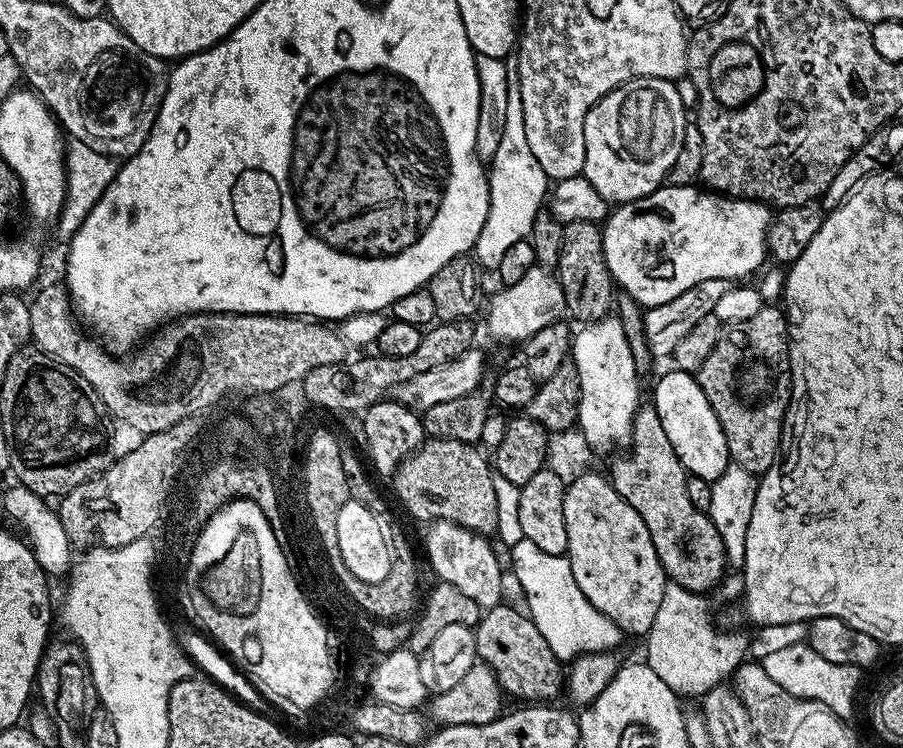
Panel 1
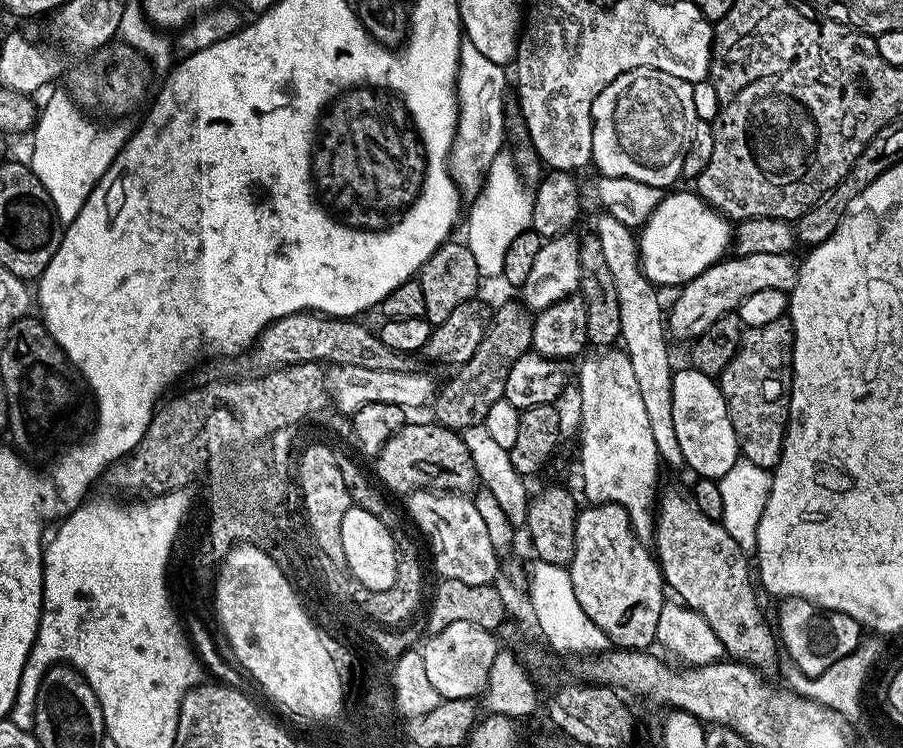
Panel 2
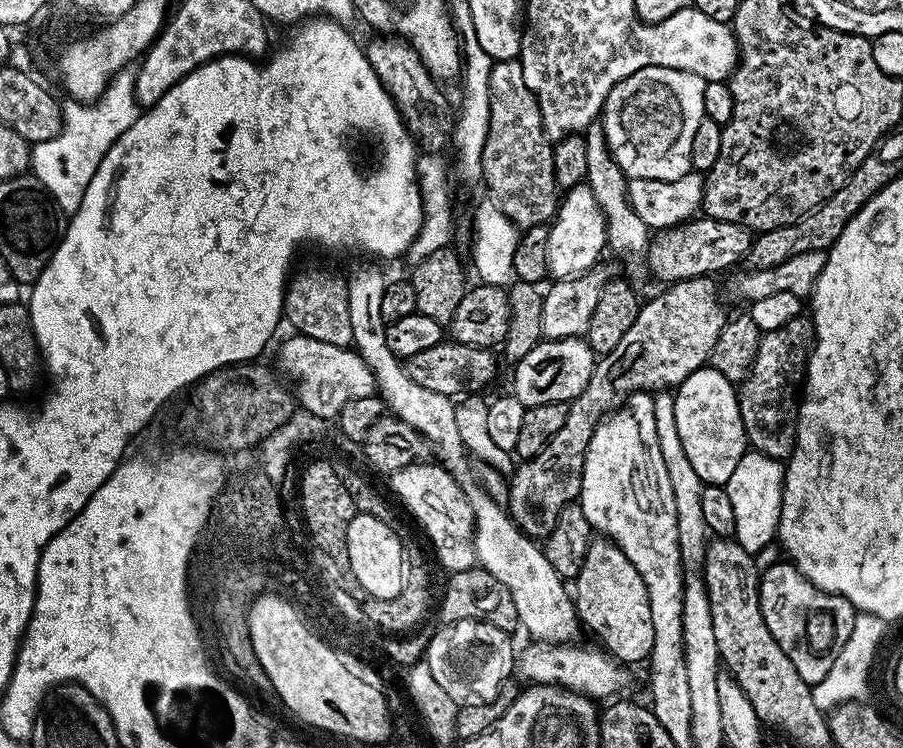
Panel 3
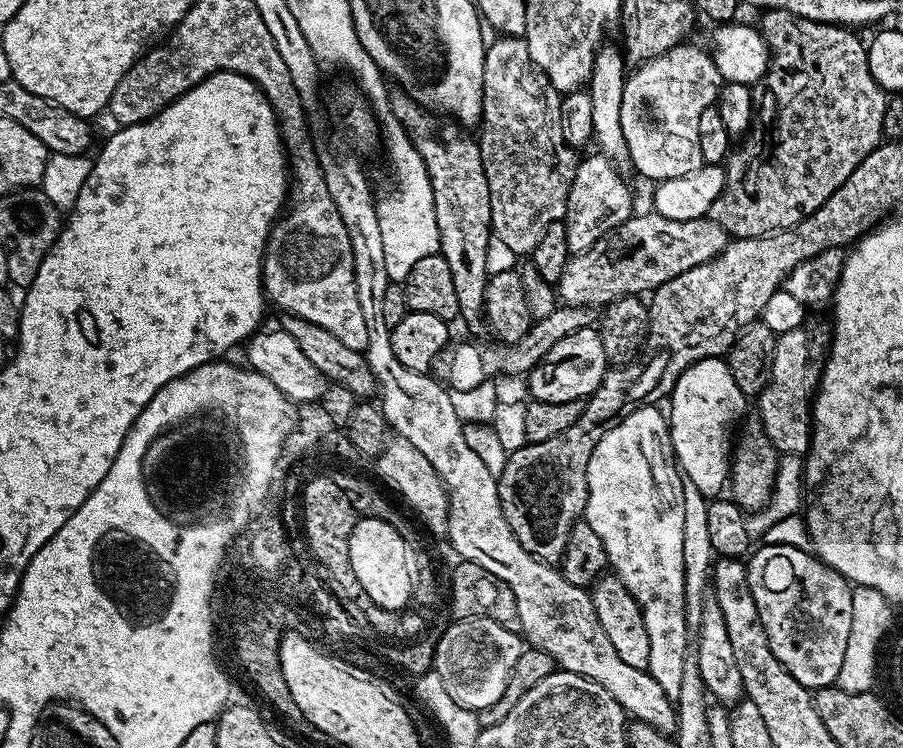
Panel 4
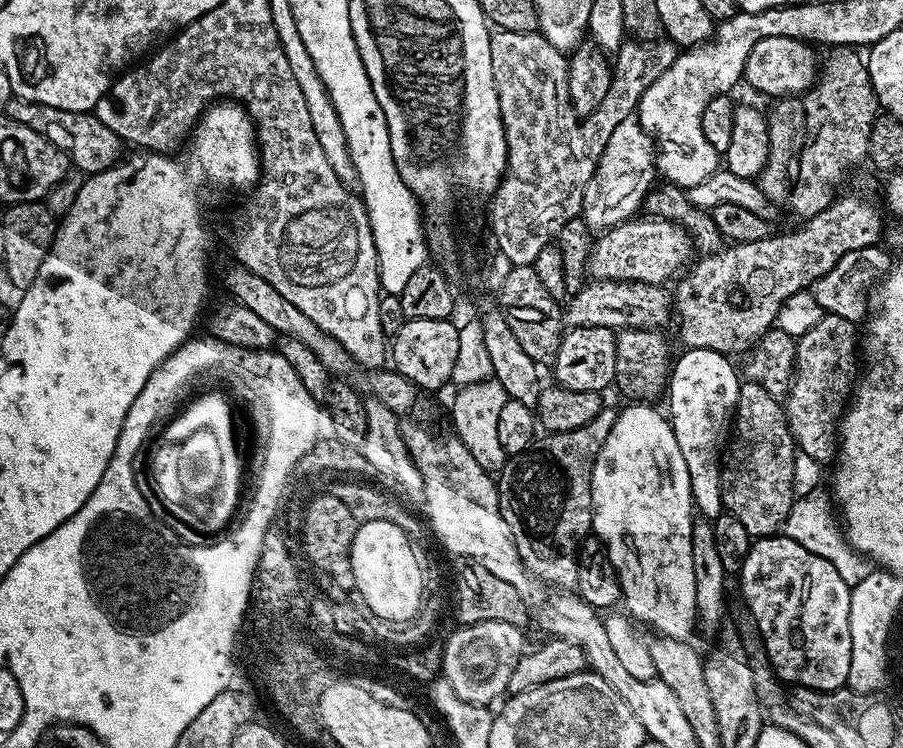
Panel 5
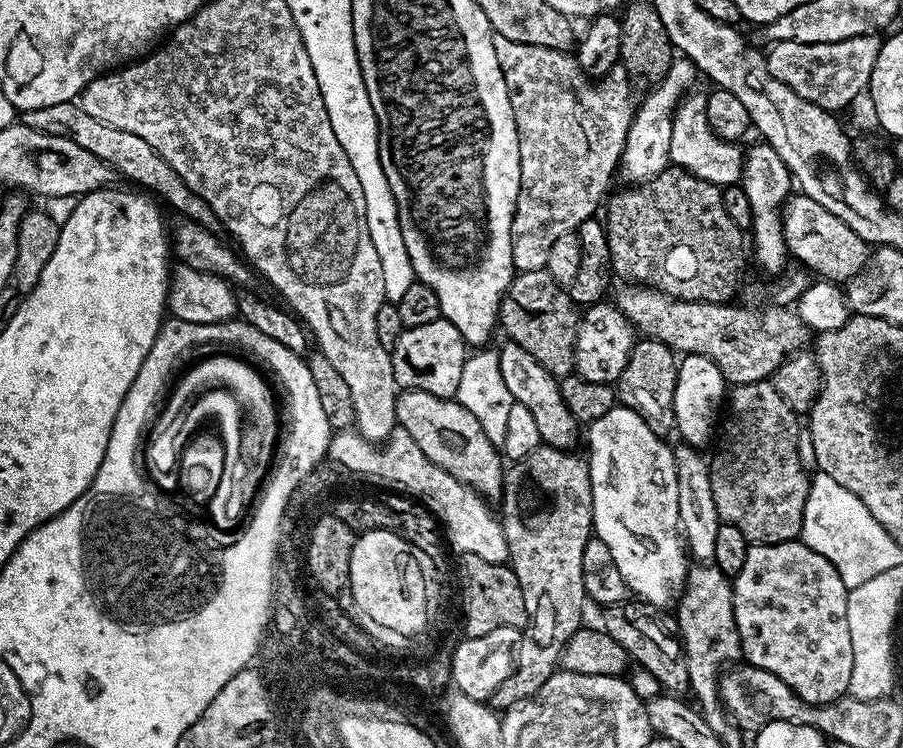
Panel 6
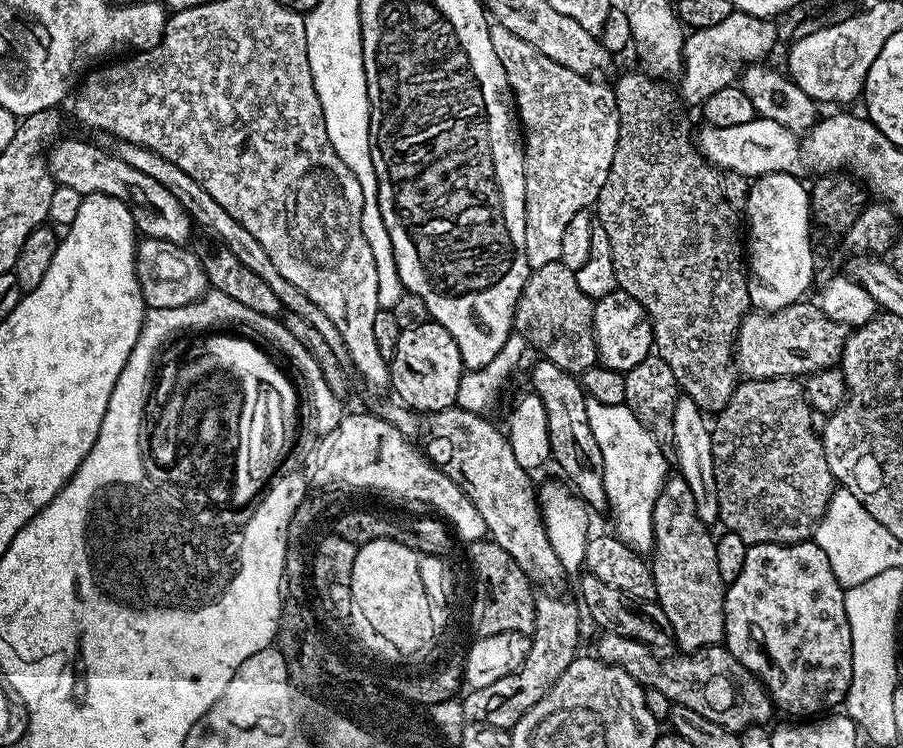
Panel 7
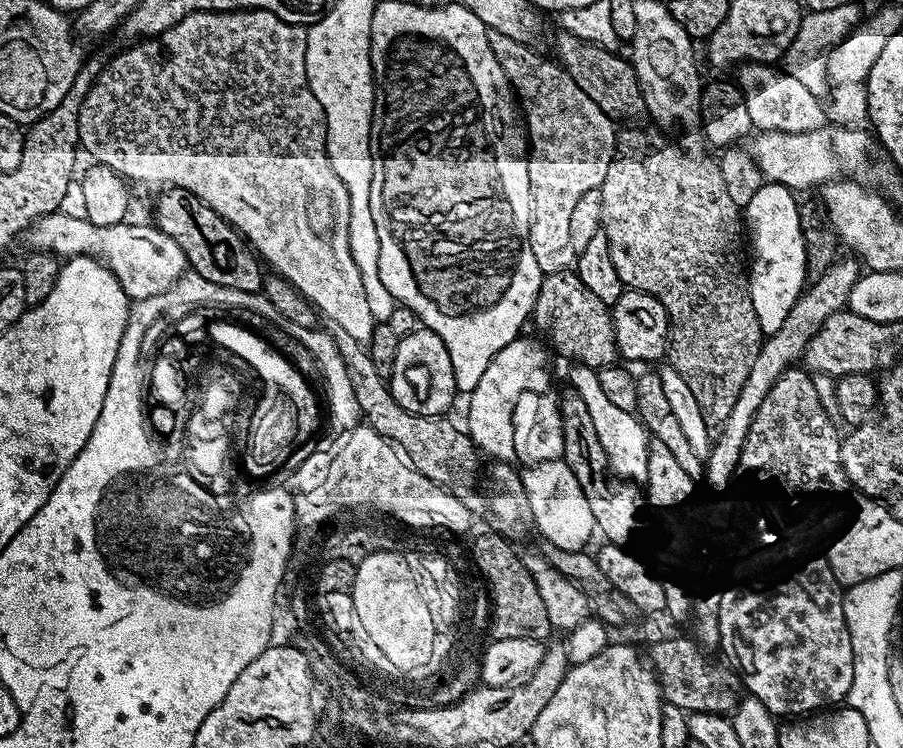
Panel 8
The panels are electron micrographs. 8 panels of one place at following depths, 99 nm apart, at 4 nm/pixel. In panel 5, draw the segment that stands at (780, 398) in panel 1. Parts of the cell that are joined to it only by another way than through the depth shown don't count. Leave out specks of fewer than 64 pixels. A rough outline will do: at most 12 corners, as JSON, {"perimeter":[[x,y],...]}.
{"perimeter":[[825,314],[796,341],[783,401],[819,462],[858,376],[858,328]]}

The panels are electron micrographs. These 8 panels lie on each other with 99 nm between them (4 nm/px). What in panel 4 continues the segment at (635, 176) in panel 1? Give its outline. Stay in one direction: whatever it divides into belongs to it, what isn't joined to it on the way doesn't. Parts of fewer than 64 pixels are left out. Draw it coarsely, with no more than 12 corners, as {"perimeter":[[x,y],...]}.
{"perimeter":[[681,42],[622,90],[631,167],[651,182],[704,163],[698,118],[720,80]]}

